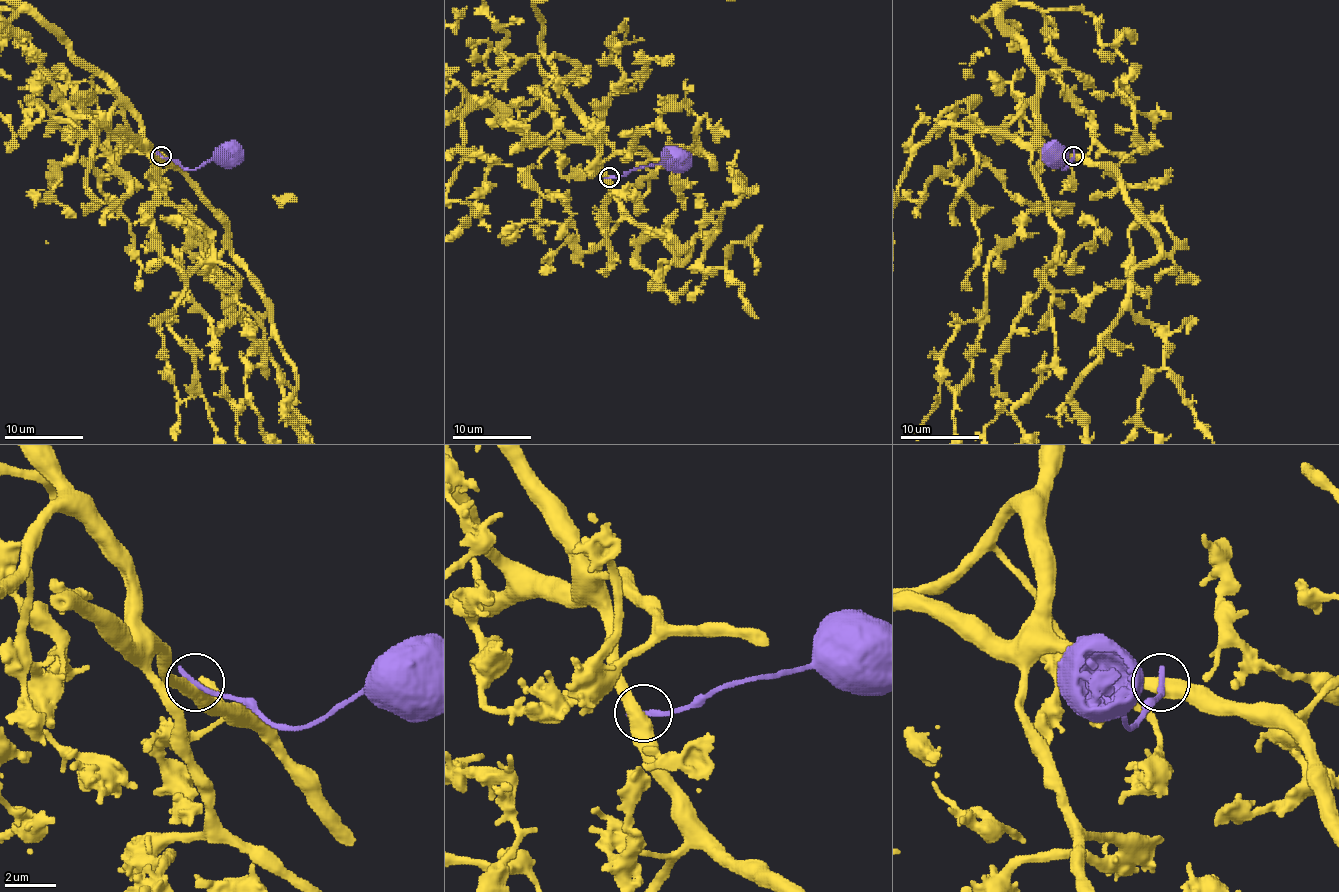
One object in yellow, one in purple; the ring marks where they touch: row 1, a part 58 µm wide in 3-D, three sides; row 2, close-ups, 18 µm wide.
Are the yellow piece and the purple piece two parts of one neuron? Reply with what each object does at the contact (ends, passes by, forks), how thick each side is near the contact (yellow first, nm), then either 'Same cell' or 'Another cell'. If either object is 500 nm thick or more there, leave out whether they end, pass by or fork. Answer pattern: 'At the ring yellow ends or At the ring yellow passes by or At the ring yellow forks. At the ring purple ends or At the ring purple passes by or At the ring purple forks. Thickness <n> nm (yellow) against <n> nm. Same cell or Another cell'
Thickness 500 nm (yellow) against 240 nm. Another cell

